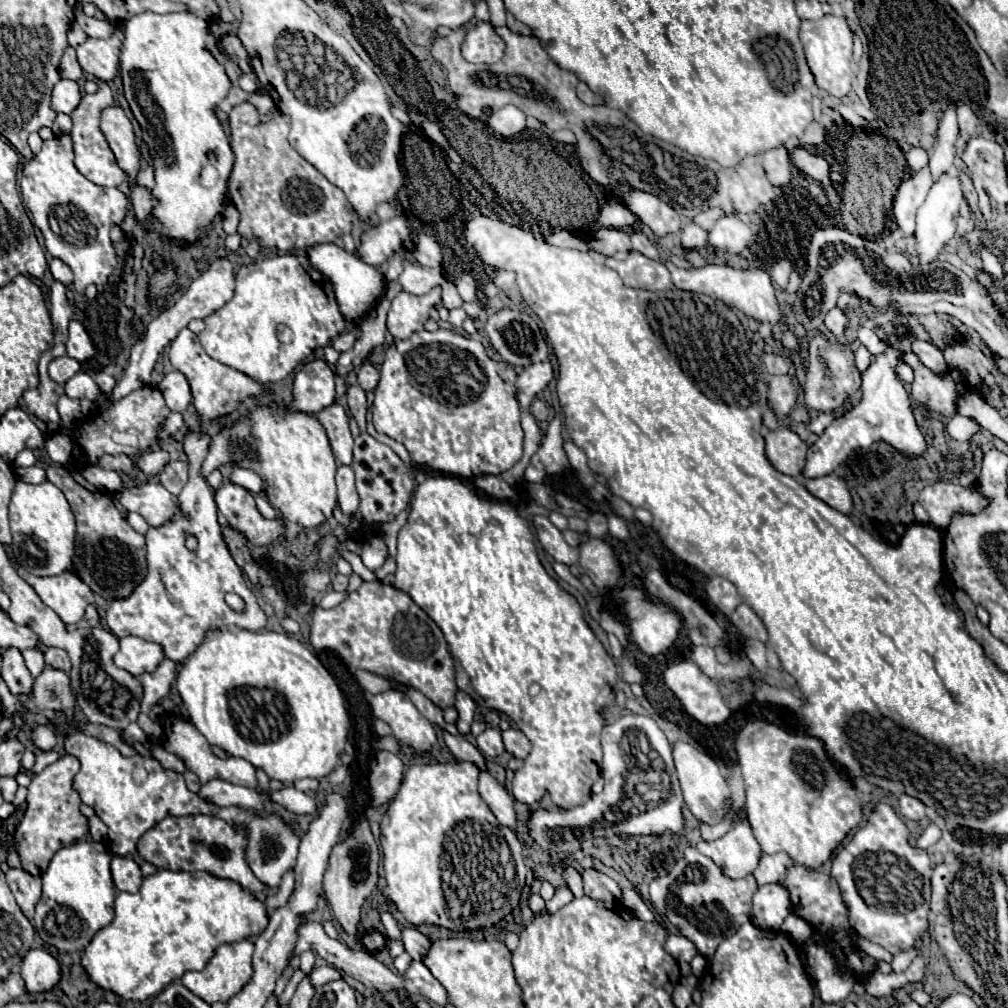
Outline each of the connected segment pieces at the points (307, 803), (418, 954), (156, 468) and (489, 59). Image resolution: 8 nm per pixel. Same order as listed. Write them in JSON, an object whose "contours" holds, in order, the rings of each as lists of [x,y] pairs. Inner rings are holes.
{"contours":[[[[286,786],[284,790],[278,790],[278,792],[272,792],[272,800],[280,806],[284,806],[286,810],[294,812],[294,814],[314,814],[316,812],[316,802],[314,798],[310,798],[308,794],[304,792],[298,792],[296,788],[292,786]]],[[[414,926],[402,928],[402,942],[406,952],[412,956],[412,960],[422,960],[426,950],[430,948],[430,940],[424,934],[420,934]]],[[[148,450],[140,456],[138,460],[138,468],[144,472],[144,474],[160,474],[162,468],[168,464],[170,456],[168,452],[164,450]]],[[[478,22],[478,28],[470,30],[462,44],[462,56],[472,64],[494,64],[502,58],[502,52],[504,42],[490,22]]]]}

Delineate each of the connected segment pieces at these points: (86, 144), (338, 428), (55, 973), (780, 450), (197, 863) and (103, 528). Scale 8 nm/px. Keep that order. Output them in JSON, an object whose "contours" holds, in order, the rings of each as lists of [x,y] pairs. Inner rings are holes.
{"contours":[[[[96,80],[98,84],[98,92],[90,94],[90,96],[82,96],[82,102],[78,104],[78,108],[70,114],[72,116],[72,142],[74,142],[74,154],[76,154],[76,168],[80,174],[84,174],[90,182],[98,184],[98,186],[120,186],[126,180],[124,170],[116,164],[116,158],[104,138],[104,134],[98,128],[98,120],[100,120],[100,112],[112,104],[112,90],[104,80]]],[[[332,404],[318,412],[318,422],[326,430],[330,446],[334,450],[334,456],[340,464],[350,466],[352,464],[352,450],[354,450],[354,440],[350,434],[348,426],[348,412],[340,404]]],[[[28,950],[20,964],[20,976],[28,992],[44,992],[60,980],[60,964],[46,950]]],[[[778,428],[766,432],[764,440],[766,440],[766,456],[770,464],[778,472],[798,478],[802,474],[806,462],[806,450],[808,450],[808,446],[800,440],[800,436],[788,428]]],[[[194,814],[194,816],[166,816],[154,828],[150,828],[136,844],[140,858],[154,864],[158,870],[204,870],[216,878],[226,878],[238,882],[242,888],[250,890],[258,900],[264,900],[268,888],[256,880],[254,872],[248,868],[246,848],[248,848],[248,832],[244,826],[232,826],[230,822],[210,816],[210,814]]],[[[48,466],[46,476],[64,492],[76,516],[76,552],[72,570],[92,588],[92,592],[106,600],[128,596],[146,572],[144,536],[132,530],[106,492],[90,486],[76,470],[66,466]]]]}

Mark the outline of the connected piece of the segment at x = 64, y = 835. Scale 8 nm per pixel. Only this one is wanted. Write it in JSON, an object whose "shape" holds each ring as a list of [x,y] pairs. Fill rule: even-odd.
{"shape":[[[68,754],[63,755],[54,764],[46,766],[40,774],[36,774],[32,778],[32,784],[28,786],[28,796],[26,796],[28,808],[14,836],[20,842],[18,848],[20,848],[22,868],[32,876],[42,876],[56,850],[78,842],[80,836],[88,832],[88,820],[78,810],[82,804],[80,796],[72,788],[72,778],[78,772],[78,768],[80,762],[77,758]]]}

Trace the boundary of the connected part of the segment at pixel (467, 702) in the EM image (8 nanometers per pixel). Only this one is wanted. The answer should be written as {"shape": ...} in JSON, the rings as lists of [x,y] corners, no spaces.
{"shape":[[[458,690],[456,692],[456,710],[458,710],[458,722],[456,722],[456,726],[458,726],[458,732],[460,734],[468,734],[470,732],[470,724],[472,724],[472,716],[474,716],[474,708],[476,708],[476,704],[474,704],[474,700],[466,694],[466,692],[462,692],[462,690]]]}

